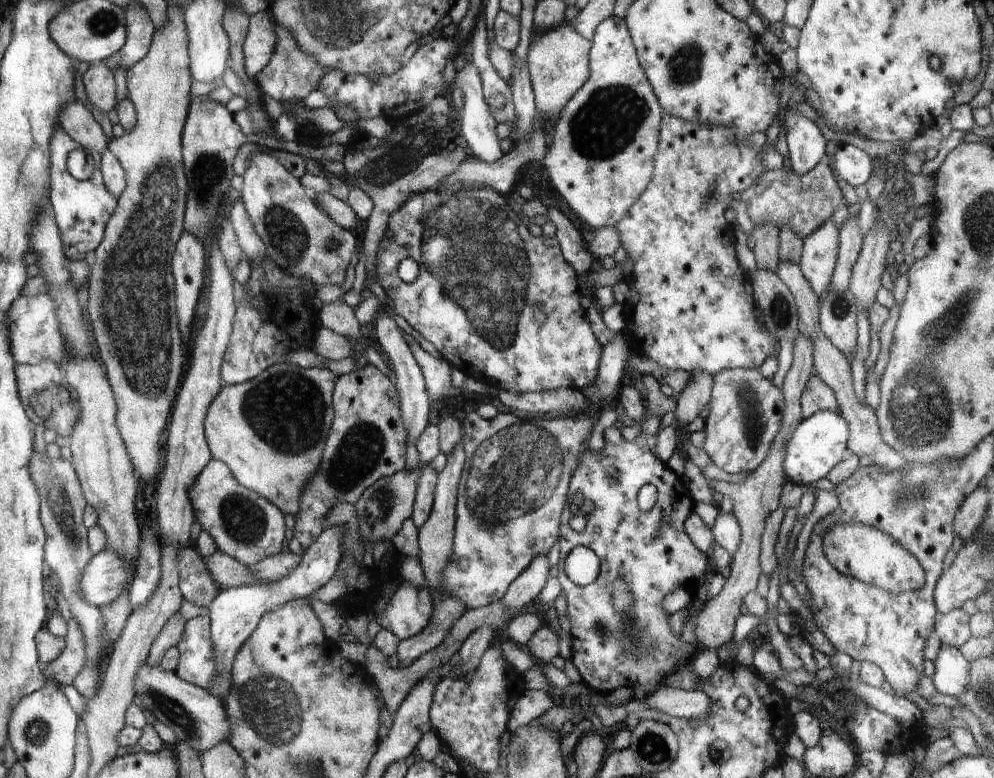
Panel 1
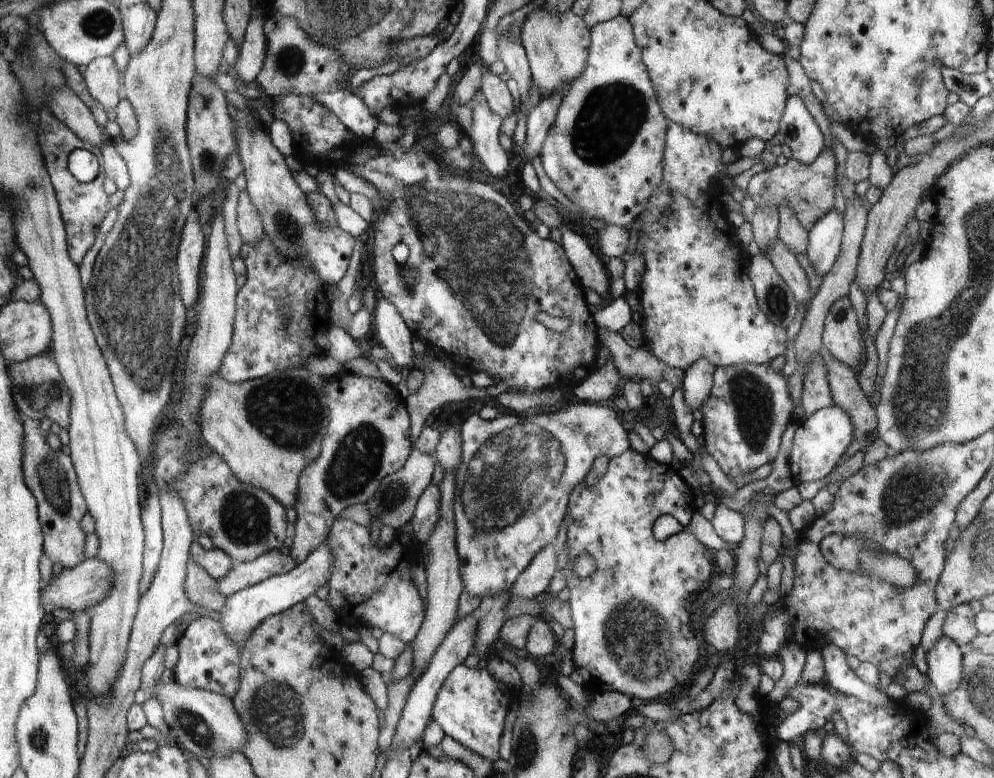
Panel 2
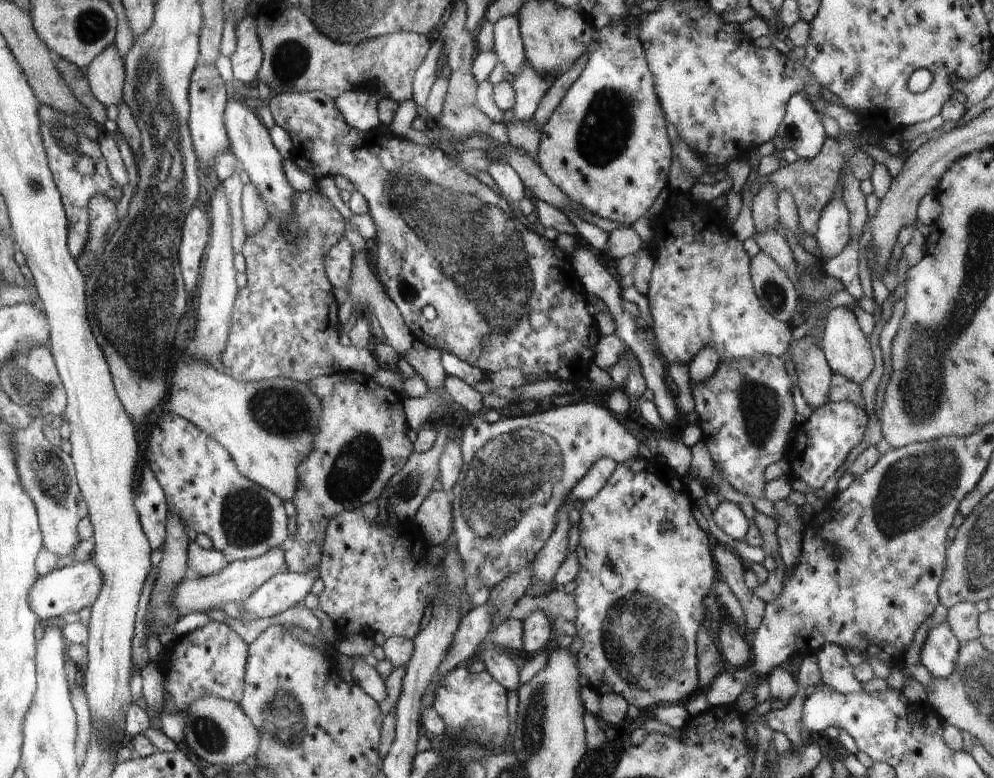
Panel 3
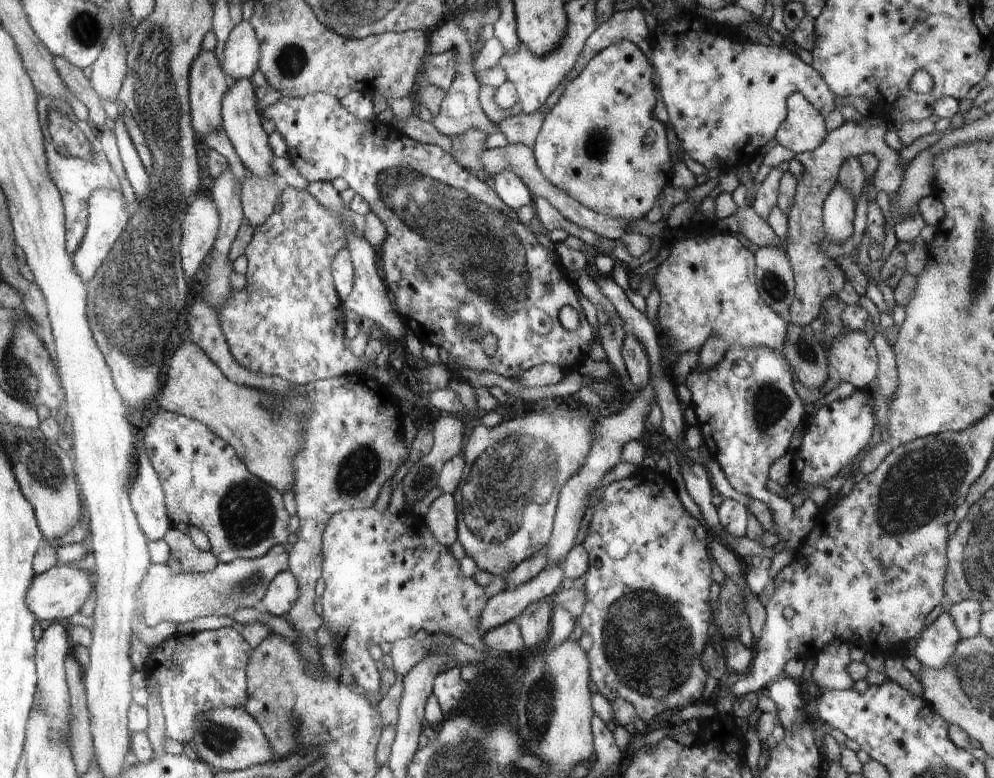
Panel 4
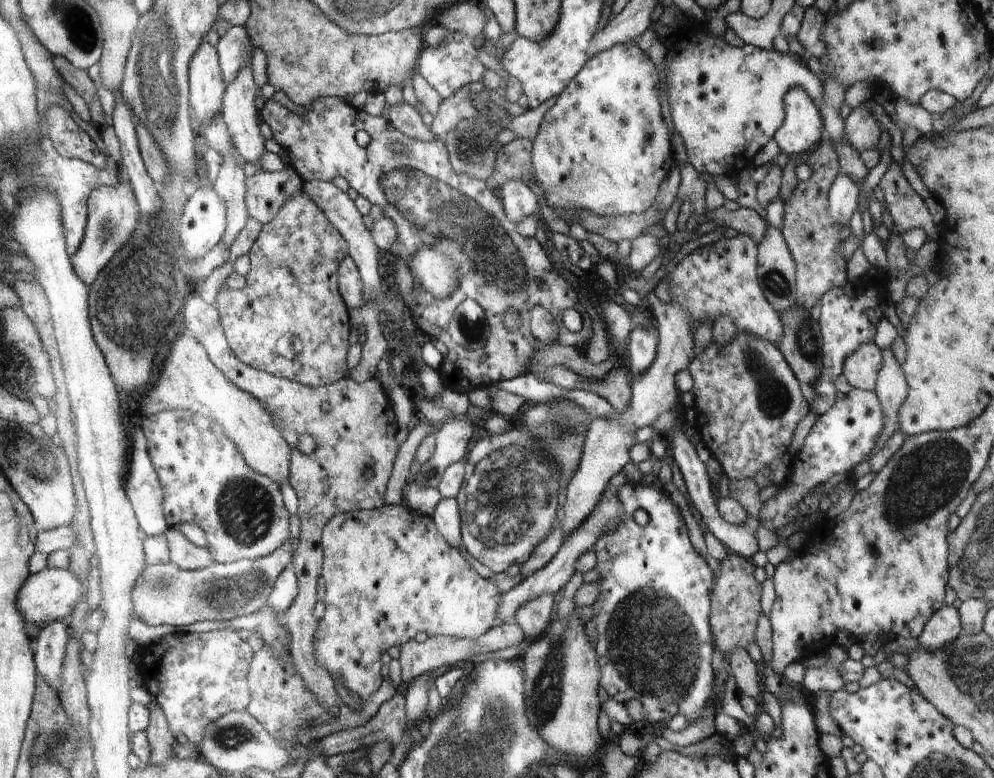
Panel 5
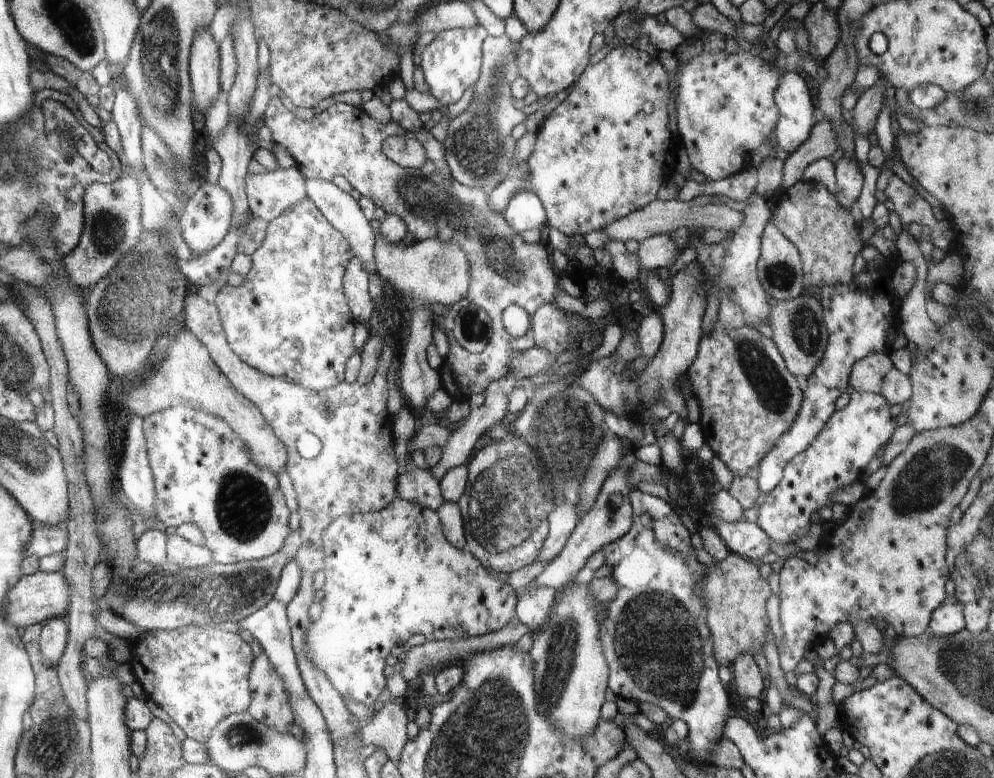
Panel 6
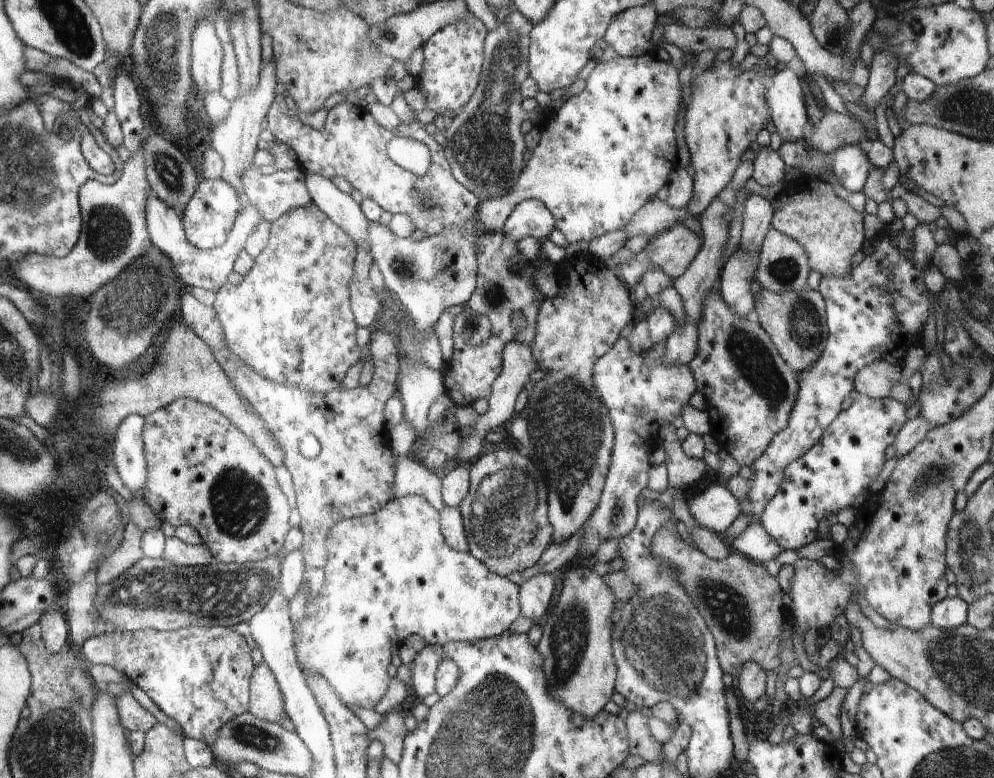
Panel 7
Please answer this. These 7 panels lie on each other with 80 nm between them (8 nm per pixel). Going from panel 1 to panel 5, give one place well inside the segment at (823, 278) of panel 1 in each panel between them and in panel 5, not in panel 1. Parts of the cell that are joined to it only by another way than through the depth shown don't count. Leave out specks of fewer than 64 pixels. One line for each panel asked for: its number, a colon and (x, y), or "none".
2: (824, 242)
3: (833, 234)
4: (839, 207)
5: (843, 196)

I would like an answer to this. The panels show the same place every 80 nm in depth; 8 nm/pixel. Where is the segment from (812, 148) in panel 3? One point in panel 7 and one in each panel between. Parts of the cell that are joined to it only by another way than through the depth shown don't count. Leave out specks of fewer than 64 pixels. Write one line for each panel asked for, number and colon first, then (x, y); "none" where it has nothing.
4: (803, 129)
5: (802, 128)
6: (795, 122)
7: (786, 102)

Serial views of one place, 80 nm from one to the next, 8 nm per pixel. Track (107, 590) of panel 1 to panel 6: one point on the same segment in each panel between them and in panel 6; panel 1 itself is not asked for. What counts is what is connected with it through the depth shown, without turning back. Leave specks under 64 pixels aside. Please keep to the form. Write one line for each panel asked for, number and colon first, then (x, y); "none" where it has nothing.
2: (78, 589)
3: (72, 586)
4: (58, 593)
5: (50, 595)
6: (35, 599)

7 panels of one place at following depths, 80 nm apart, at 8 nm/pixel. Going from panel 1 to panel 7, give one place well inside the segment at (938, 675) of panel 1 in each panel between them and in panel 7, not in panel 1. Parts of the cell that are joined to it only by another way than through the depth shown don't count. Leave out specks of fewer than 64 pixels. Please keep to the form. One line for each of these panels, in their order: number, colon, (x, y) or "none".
2: (945, 661)
3: (940, 649)
4: (938, 640)
5: (944, 625)
6: (948, 618)
7: (948, 613)

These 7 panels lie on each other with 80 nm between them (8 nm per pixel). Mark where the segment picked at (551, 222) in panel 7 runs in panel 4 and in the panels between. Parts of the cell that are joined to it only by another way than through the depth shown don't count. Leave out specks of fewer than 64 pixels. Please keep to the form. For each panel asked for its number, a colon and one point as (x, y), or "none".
4: (511, 189)
5: (519, 201)
6: (524, 212)

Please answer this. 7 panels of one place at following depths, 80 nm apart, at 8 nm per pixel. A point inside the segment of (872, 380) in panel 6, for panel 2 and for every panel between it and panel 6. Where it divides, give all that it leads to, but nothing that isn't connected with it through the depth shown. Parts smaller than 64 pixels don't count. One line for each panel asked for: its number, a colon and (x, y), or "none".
2: (841, 334)
3: (847, 350)
4: (854, 356)
5: (861, 368)

